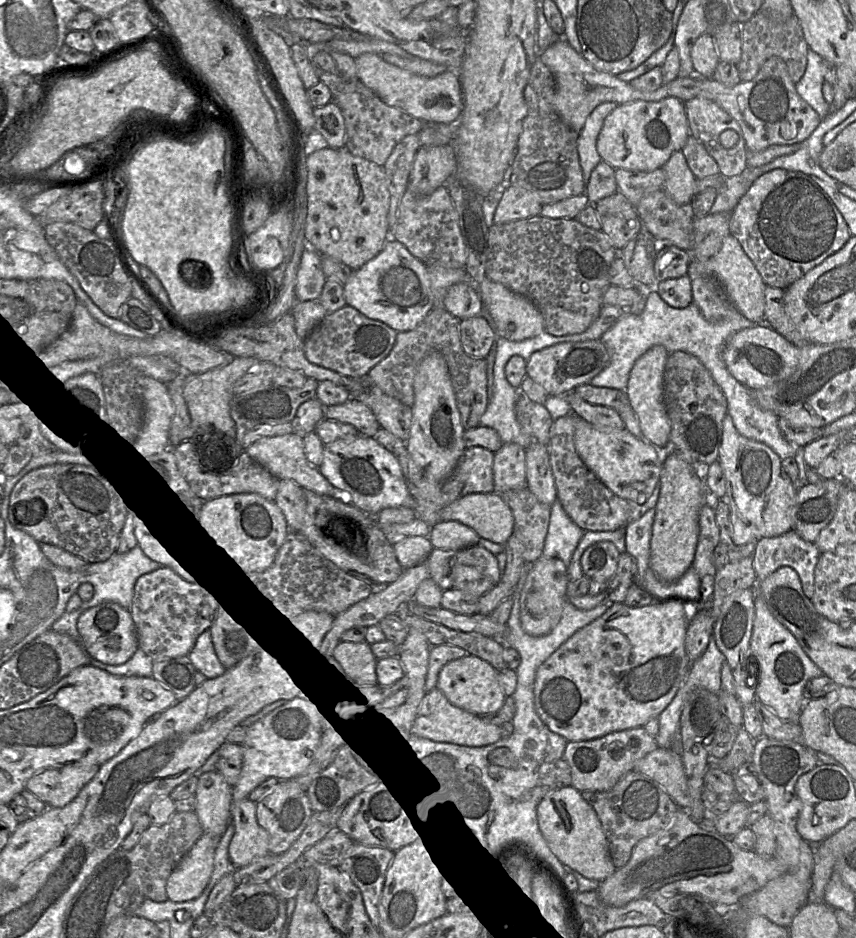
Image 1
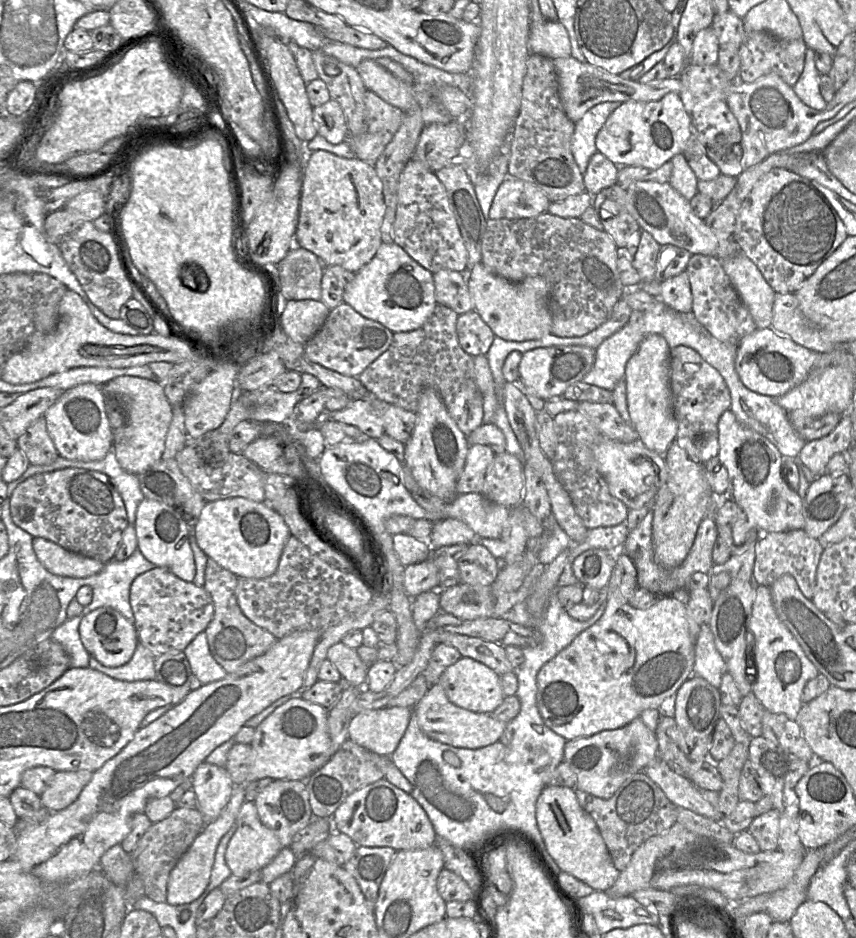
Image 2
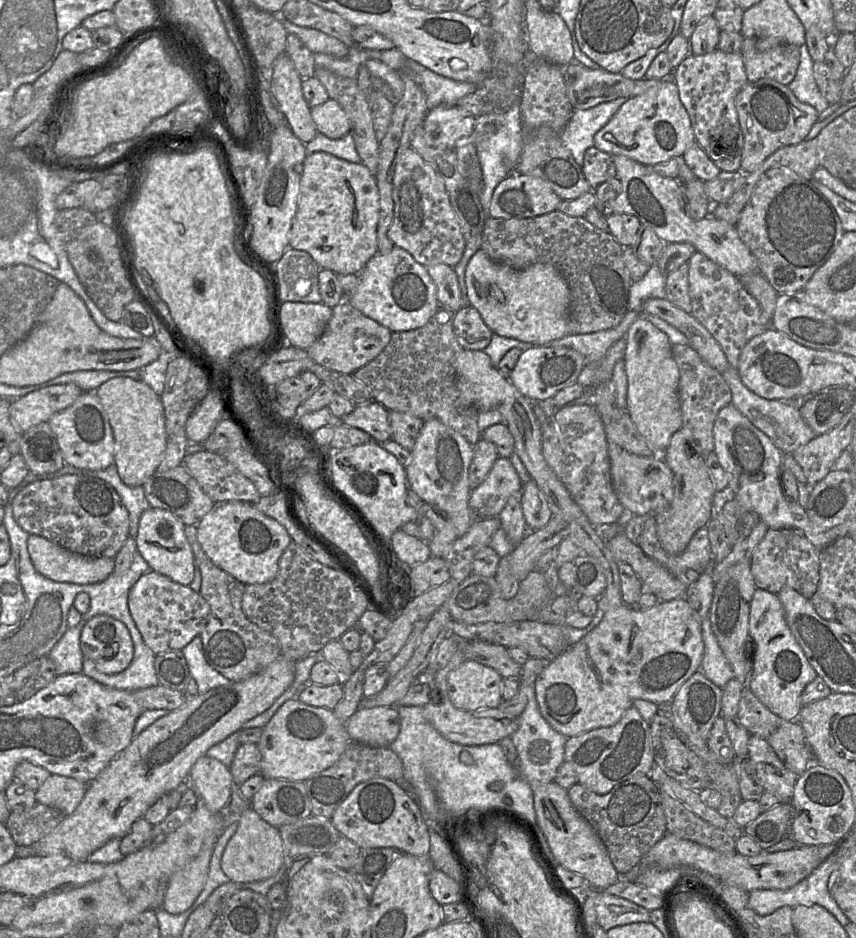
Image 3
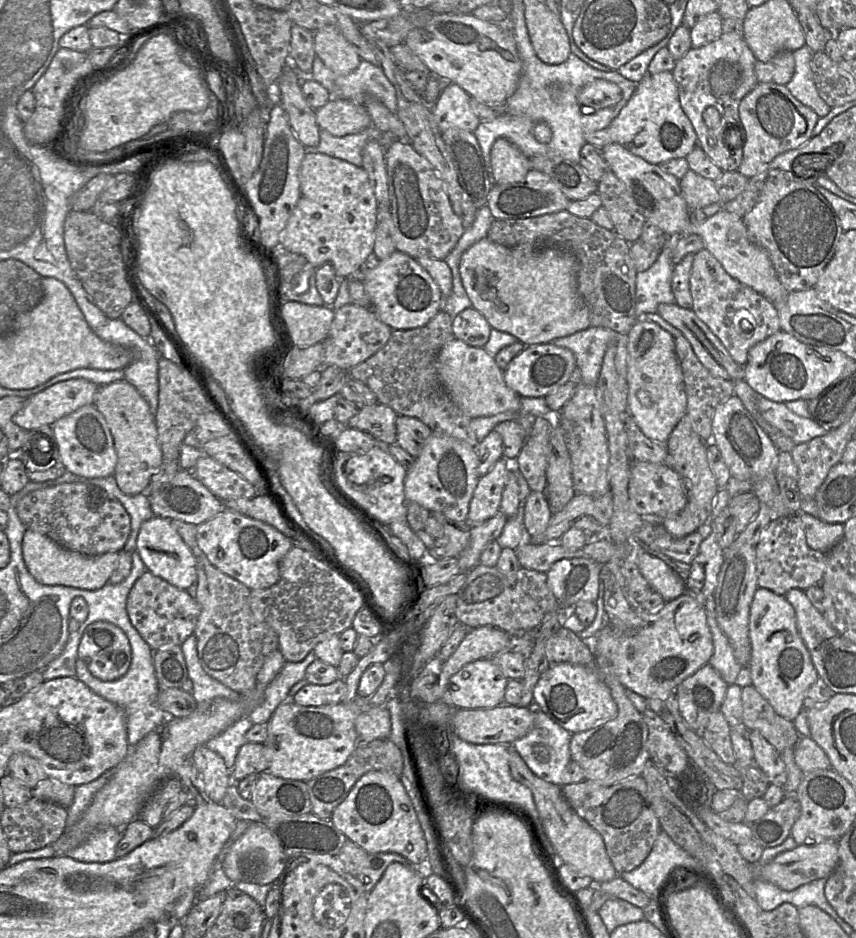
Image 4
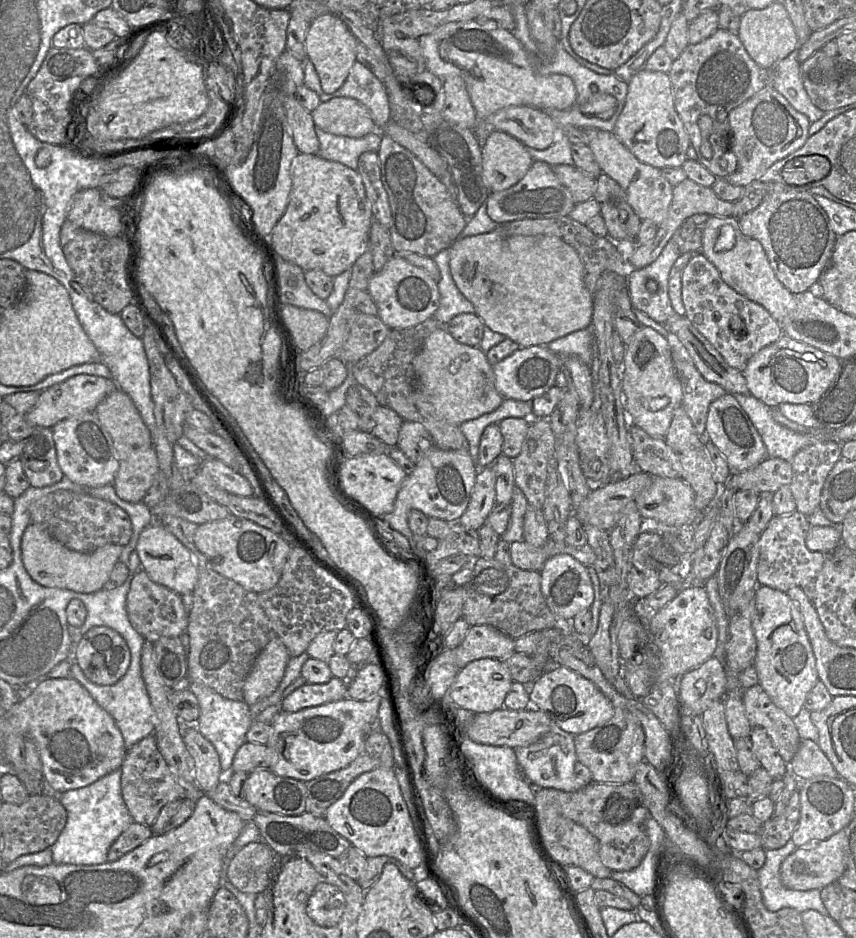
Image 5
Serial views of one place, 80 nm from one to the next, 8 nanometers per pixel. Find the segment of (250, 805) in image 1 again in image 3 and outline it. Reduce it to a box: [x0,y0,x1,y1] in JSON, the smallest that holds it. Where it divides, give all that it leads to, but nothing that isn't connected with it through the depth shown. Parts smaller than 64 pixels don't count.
[221,807,288,884]

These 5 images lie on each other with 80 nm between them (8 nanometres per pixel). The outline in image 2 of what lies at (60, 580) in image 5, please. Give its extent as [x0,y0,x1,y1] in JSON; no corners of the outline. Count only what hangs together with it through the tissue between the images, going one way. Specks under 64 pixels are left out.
[32,537,104,578]

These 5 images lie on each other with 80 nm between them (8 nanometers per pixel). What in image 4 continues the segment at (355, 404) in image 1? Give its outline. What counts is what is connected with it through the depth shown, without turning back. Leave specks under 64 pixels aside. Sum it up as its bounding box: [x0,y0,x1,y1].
[348,403,398,444]

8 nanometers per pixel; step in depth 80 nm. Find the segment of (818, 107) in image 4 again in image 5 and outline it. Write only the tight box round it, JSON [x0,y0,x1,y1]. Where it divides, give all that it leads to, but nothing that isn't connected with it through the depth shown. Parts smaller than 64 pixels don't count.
[769,50,825,123]

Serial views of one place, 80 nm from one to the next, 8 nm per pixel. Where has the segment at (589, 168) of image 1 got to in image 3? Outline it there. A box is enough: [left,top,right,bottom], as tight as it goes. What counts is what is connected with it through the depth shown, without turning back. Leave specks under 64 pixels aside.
[561,98,627,167]

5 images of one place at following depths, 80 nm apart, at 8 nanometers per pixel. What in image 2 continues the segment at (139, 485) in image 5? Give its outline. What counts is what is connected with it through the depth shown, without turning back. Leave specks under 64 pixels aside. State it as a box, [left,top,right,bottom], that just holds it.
[101,376,172,475]

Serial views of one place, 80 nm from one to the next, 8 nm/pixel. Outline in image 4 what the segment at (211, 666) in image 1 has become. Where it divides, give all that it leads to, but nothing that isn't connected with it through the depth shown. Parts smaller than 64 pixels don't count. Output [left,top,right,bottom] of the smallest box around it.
[181,635,244,705]

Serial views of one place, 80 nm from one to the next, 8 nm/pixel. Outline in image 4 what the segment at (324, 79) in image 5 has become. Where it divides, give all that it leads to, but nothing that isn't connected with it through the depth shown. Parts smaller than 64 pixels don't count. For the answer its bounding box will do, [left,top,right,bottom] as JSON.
[314,25,361,75]

